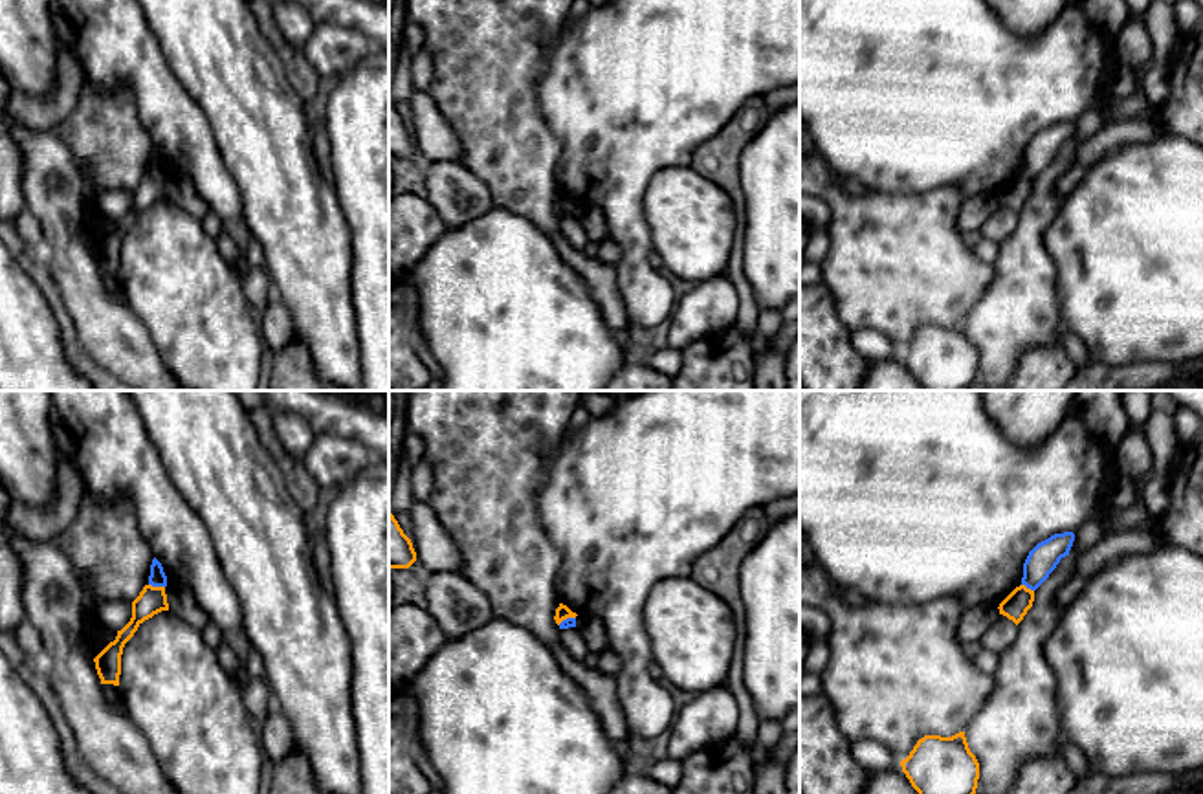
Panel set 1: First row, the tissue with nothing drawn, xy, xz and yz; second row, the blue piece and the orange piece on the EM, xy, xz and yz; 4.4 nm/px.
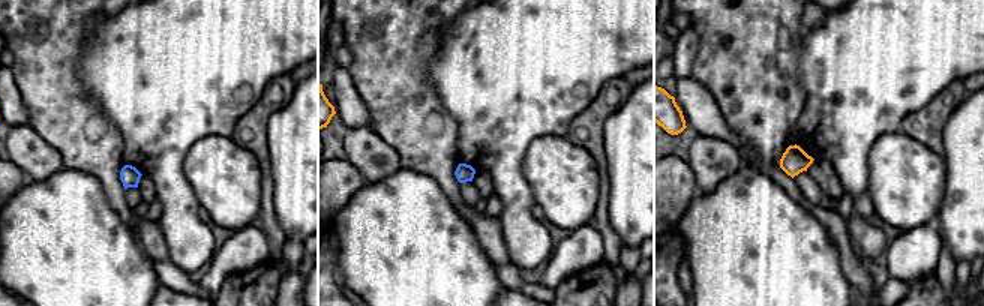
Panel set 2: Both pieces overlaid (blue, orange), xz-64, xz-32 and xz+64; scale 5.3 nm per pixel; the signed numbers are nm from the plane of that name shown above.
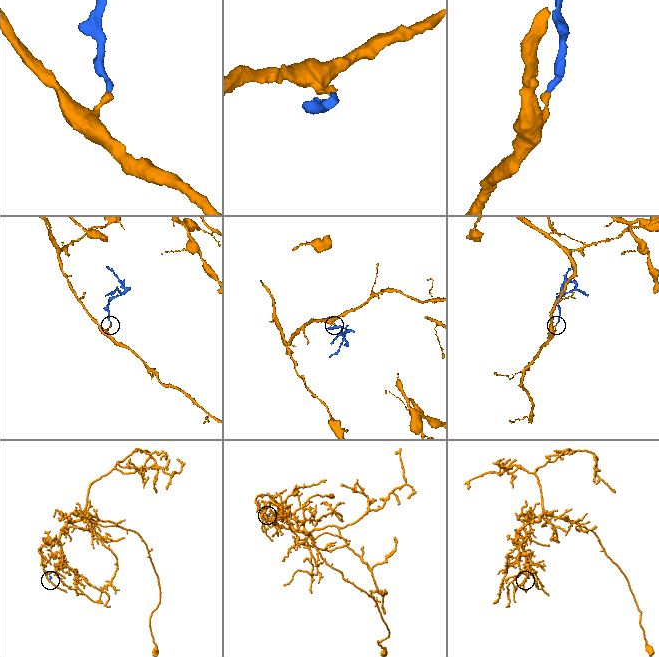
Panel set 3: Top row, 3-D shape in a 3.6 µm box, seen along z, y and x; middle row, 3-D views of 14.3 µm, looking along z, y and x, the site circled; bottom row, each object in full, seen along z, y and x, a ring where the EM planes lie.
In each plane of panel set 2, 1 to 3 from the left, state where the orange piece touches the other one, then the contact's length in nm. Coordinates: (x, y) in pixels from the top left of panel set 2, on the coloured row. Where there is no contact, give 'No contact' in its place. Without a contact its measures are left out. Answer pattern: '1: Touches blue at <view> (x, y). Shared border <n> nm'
1: No contact
2: No contact
3: No contact

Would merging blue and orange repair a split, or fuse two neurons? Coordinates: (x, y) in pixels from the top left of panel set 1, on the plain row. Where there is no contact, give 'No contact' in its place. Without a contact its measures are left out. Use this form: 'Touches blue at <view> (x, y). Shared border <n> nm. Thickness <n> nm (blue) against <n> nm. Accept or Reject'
Touches blue at xy (156, 175). Shared border 70 nm. Thickness 70 nm (blue) against 120 nm. Reject

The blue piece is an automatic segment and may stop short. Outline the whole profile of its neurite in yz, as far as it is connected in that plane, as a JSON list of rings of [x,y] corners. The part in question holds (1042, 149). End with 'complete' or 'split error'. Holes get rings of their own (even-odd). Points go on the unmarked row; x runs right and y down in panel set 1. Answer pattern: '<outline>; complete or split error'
[[[1064,121],[1054,123],[1049,128],[1038,132],[1027,145],[1023,152],[1021,174],[1036,180],[1049,163],[1056,158],[1062,147],[1069,145],[1075,123]]]; complete

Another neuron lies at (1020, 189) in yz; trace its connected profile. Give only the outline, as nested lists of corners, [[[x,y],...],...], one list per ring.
[[[1025,174],[1016,176],[1001,193],[999,204],[1012,209],[1016,215],[1023,209],[1027,200],[1032,196],[1034,180],[1027,178]]]

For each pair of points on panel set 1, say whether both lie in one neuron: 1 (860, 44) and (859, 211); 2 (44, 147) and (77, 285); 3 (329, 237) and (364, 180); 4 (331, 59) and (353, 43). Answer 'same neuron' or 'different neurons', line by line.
1: different neurons
2: same neuron
3: different neurons
4: same neuron

